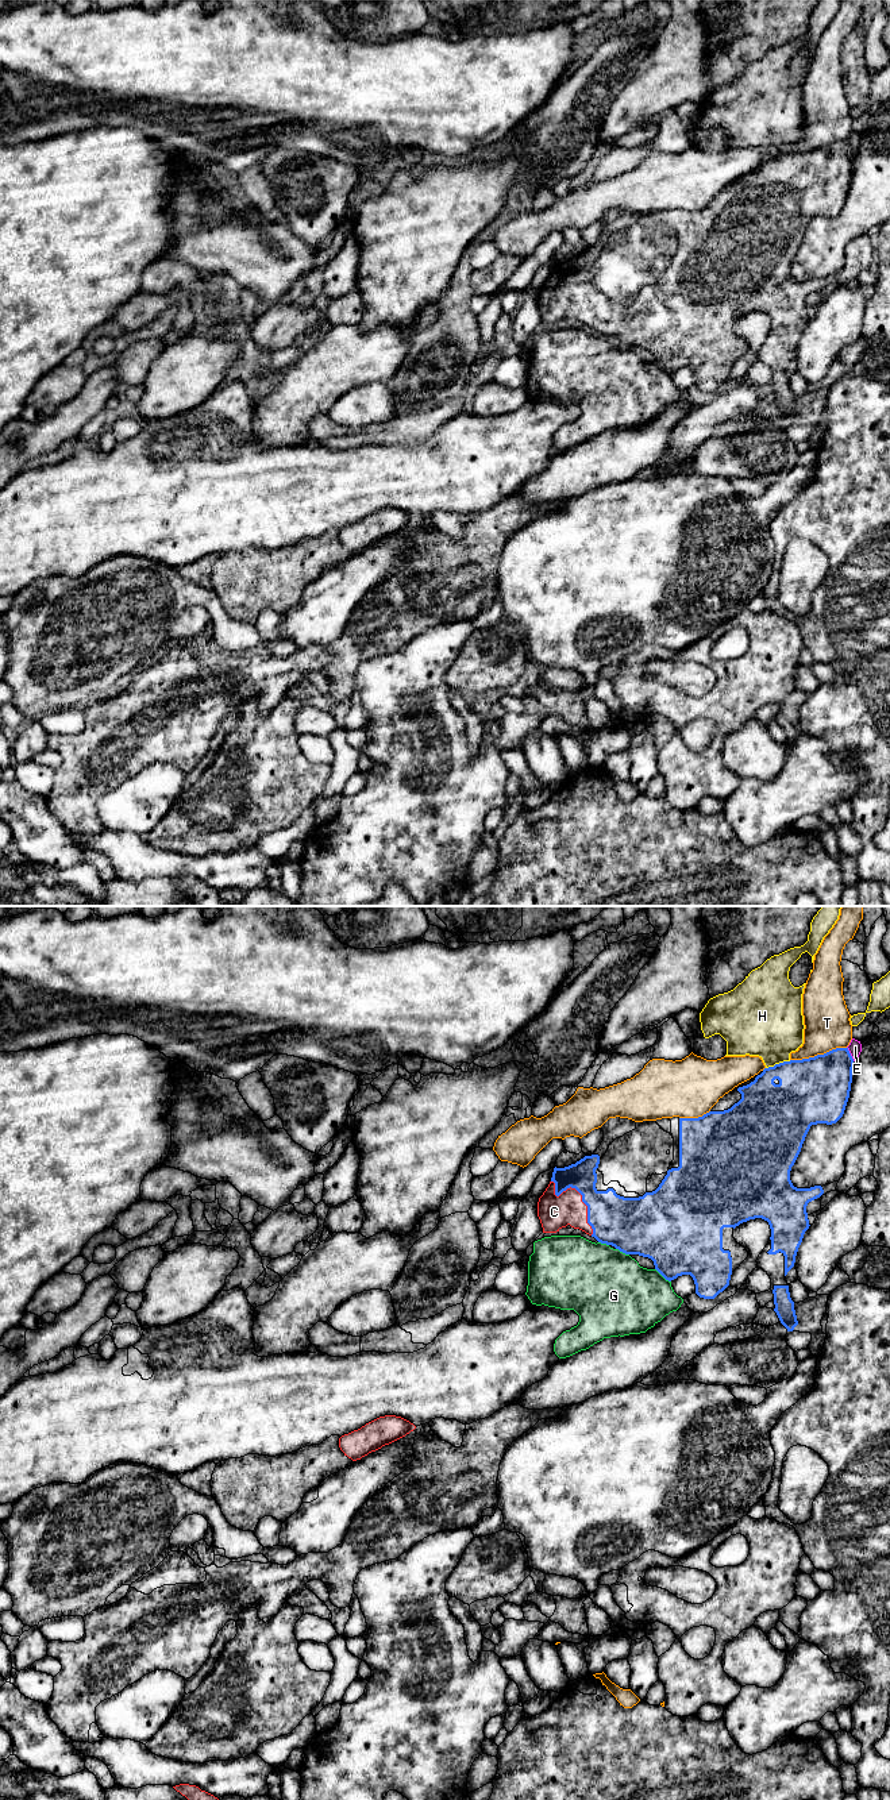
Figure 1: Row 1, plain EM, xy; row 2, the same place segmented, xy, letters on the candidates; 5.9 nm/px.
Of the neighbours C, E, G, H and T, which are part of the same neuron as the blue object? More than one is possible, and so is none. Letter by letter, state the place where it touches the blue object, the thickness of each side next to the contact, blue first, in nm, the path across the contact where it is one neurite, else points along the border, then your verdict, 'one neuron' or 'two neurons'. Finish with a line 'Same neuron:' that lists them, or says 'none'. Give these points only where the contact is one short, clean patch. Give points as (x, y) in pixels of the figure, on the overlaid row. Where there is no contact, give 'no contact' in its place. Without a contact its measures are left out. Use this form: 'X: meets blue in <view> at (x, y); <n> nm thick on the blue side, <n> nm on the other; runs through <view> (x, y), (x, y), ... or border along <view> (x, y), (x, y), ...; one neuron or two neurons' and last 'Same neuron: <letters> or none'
C: meets blue in xy at (581, 1194); 280 nm thick on the blue side, 190 nm on the other; one neuron
E: meets blue in xy at (850, 1053); 340 nm thick on the blue side, 80 nm on the other; two neurons
G: meets blue in xy at (663, 1276); 440 nm thick on the blue side, 420 nm on the other; two neurons
H: meets blue in xy at (779, 1063); 400 nm thick on the blue side, 420 nm on the other; two neurons
T: meets blue in xy at (817, 1055); 400 nm thick on the blue side, 280 nm on the other; two neurons
Same neuron: C

